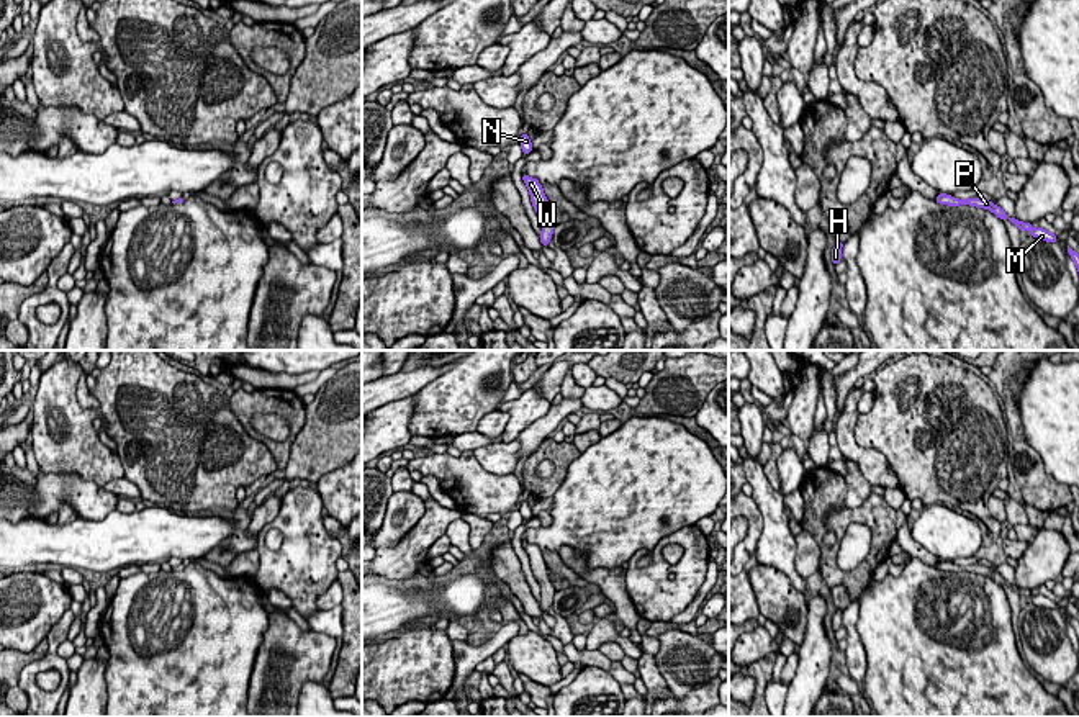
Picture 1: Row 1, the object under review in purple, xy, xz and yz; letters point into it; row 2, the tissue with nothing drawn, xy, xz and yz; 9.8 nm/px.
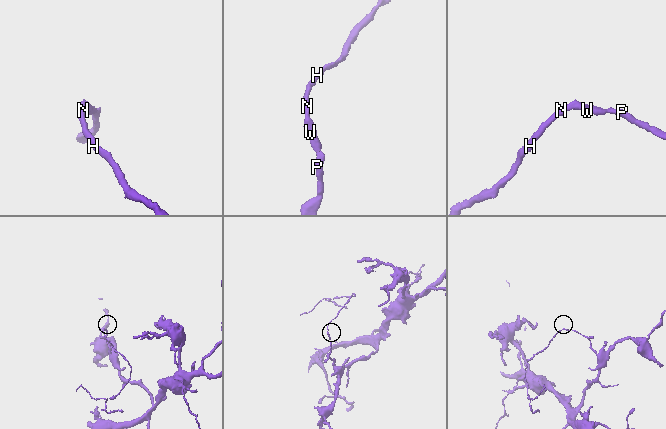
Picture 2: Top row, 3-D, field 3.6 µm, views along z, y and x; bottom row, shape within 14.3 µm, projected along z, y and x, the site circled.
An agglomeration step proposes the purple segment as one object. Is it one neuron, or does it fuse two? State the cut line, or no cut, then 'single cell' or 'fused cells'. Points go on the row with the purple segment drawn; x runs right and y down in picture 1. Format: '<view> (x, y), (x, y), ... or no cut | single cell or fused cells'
no cut | single cell

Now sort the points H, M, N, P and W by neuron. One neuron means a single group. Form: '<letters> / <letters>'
H M N P W

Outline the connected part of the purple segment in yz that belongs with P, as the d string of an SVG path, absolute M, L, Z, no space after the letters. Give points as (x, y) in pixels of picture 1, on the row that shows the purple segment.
M940 193L937 196L935 203L950 205L950 206L959 206L961 203L964 203L964 205L971 205L971 206L977 206L977 208L986 208L986 210L992 211L1002 221L1005 221L1009 218L1005 214L1005 211L1000 206L992 205L991 200L981 200L981 198L958 200L951 195Z

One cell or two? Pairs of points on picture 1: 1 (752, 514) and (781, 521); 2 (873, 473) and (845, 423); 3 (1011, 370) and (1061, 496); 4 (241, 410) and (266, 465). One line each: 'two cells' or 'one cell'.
1: two cells
2: one cell
3: one cell
4: two cells

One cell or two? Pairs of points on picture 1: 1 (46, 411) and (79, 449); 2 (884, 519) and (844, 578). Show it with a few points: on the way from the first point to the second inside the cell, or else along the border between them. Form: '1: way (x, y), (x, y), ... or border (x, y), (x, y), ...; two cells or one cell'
1: way (56, 421), (69, 439); one cell
2: way (881, 537), (880, 549), (862, 572); one cell

